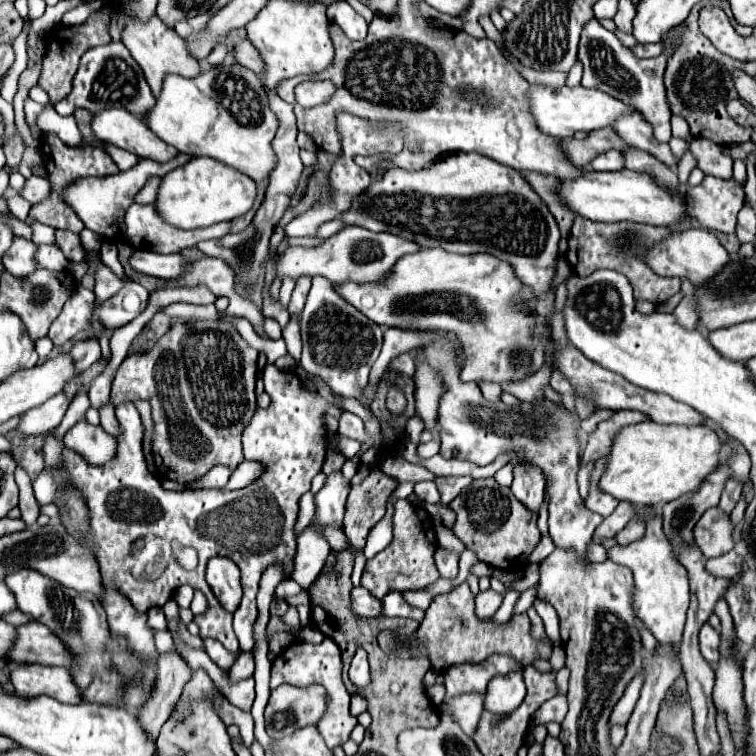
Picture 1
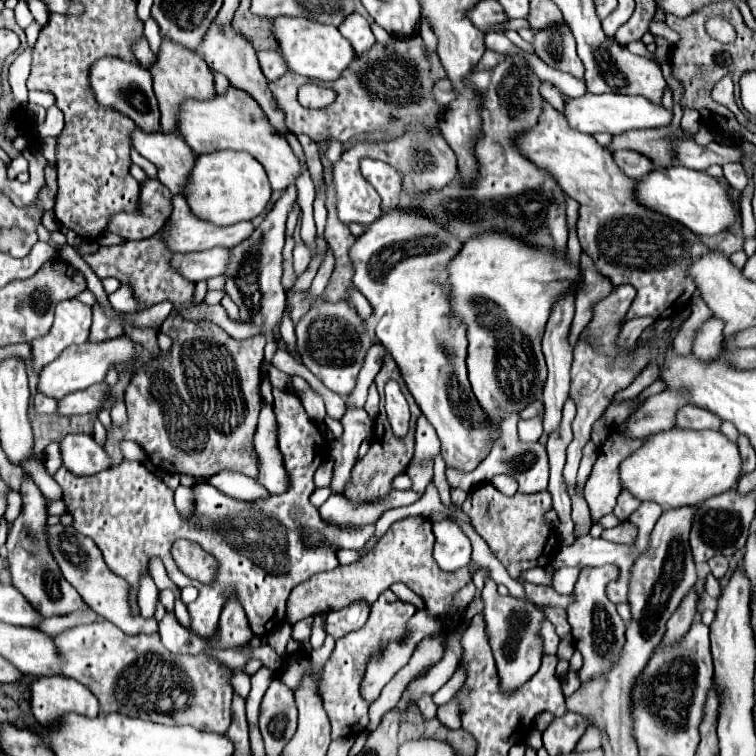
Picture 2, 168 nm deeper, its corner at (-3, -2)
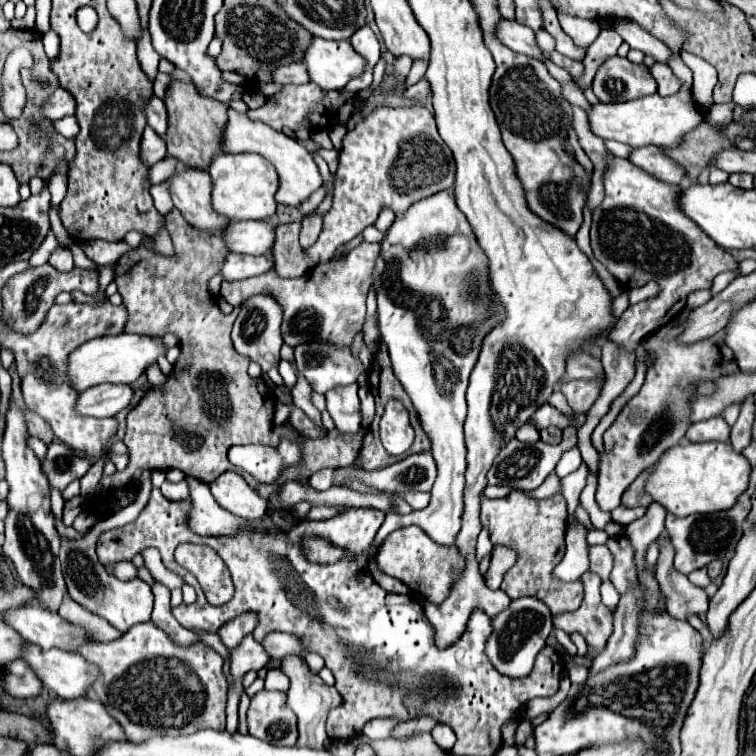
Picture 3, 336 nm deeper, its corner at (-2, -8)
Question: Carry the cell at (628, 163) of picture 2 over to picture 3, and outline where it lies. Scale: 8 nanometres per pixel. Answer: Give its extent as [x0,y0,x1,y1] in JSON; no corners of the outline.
[628,146,684,186]

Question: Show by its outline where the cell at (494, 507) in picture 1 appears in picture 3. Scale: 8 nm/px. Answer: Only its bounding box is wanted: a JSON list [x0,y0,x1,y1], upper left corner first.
[480,490,582,616]

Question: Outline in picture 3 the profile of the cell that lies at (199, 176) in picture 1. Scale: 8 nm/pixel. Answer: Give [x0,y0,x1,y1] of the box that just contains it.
[210,154,278,220]

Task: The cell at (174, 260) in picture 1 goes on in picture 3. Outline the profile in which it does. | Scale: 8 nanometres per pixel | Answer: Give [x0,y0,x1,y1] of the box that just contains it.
[220,252,272,280]

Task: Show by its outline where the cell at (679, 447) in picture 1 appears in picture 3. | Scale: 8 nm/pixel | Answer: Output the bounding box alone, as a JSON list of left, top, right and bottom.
[646,442,750,514]

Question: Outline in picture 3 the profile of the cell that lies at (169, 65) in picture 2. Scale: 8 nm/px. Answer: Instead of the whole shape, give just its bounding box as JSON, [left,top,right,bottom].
[164,78,228,168]

